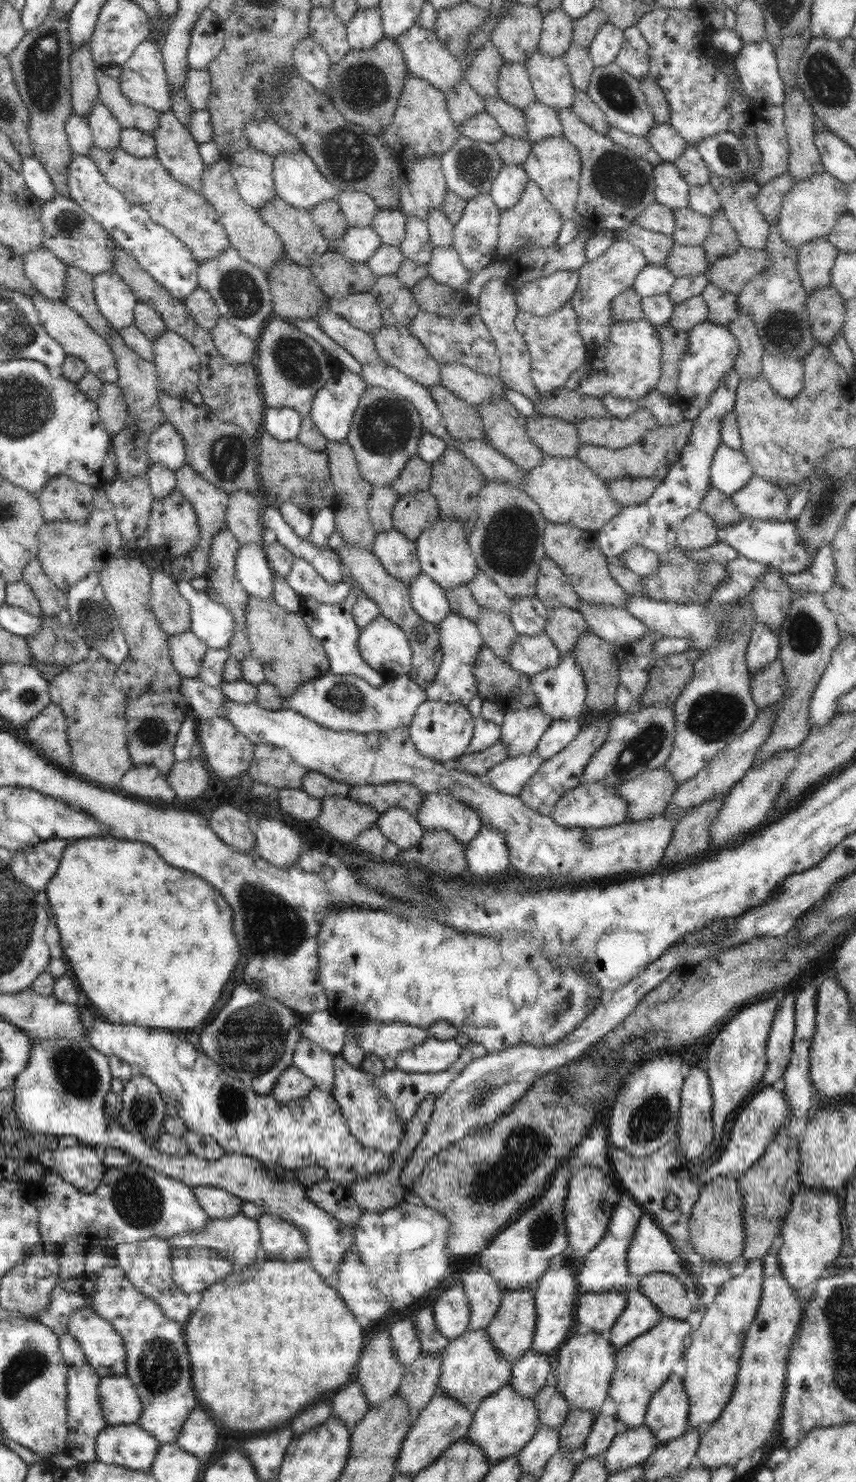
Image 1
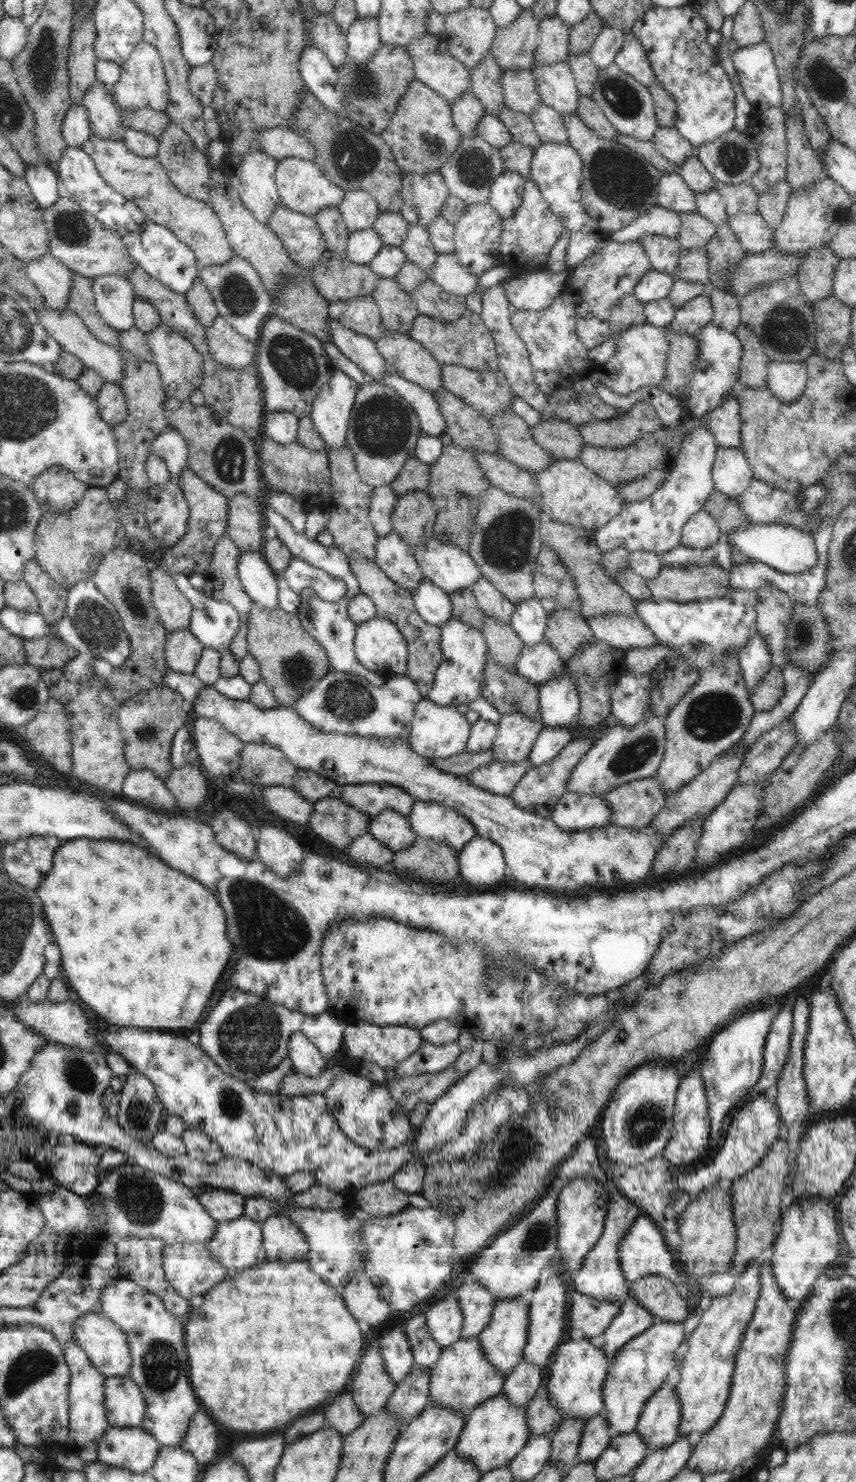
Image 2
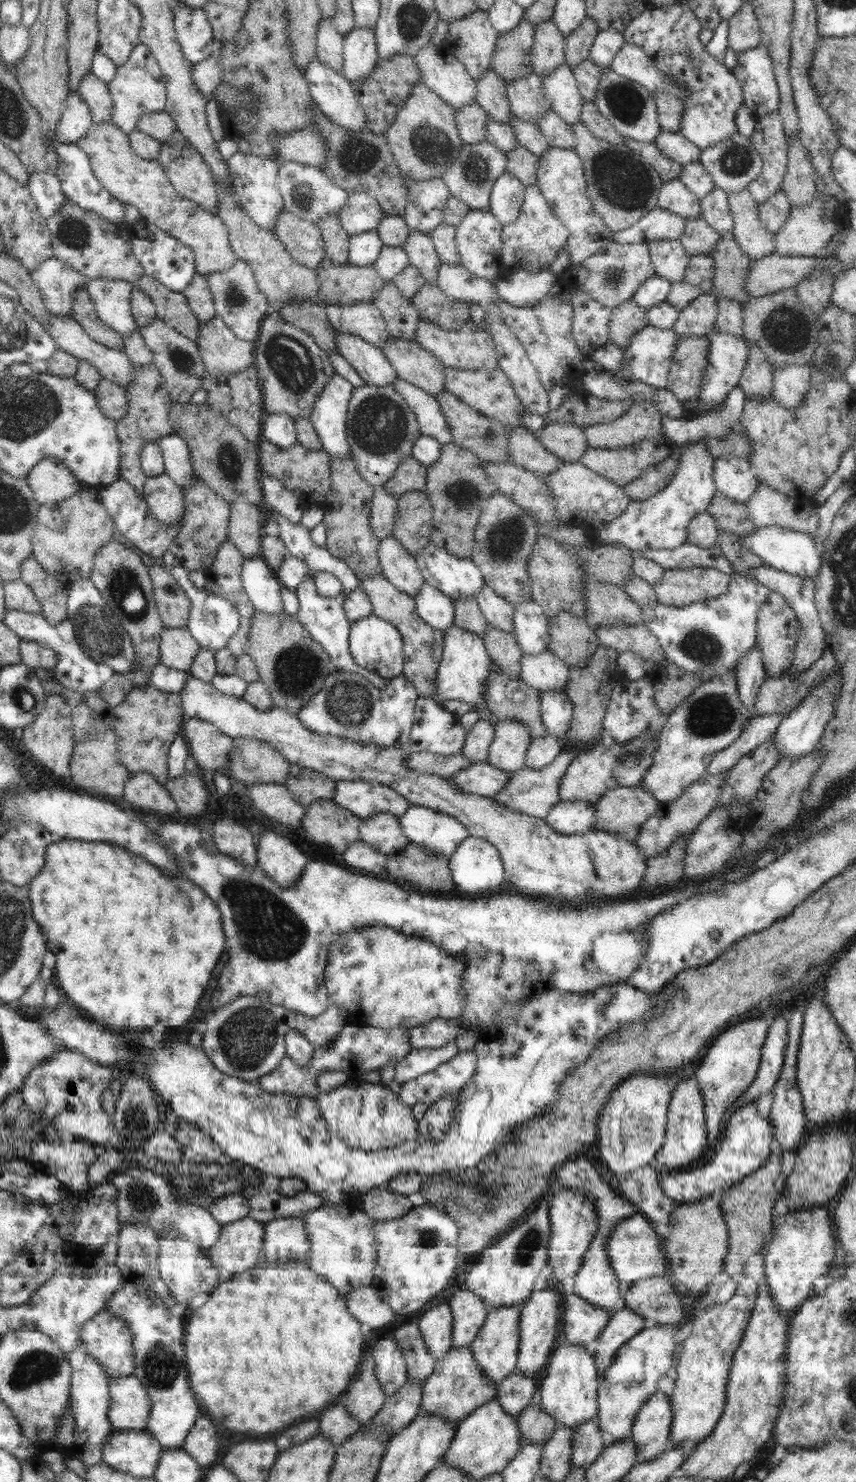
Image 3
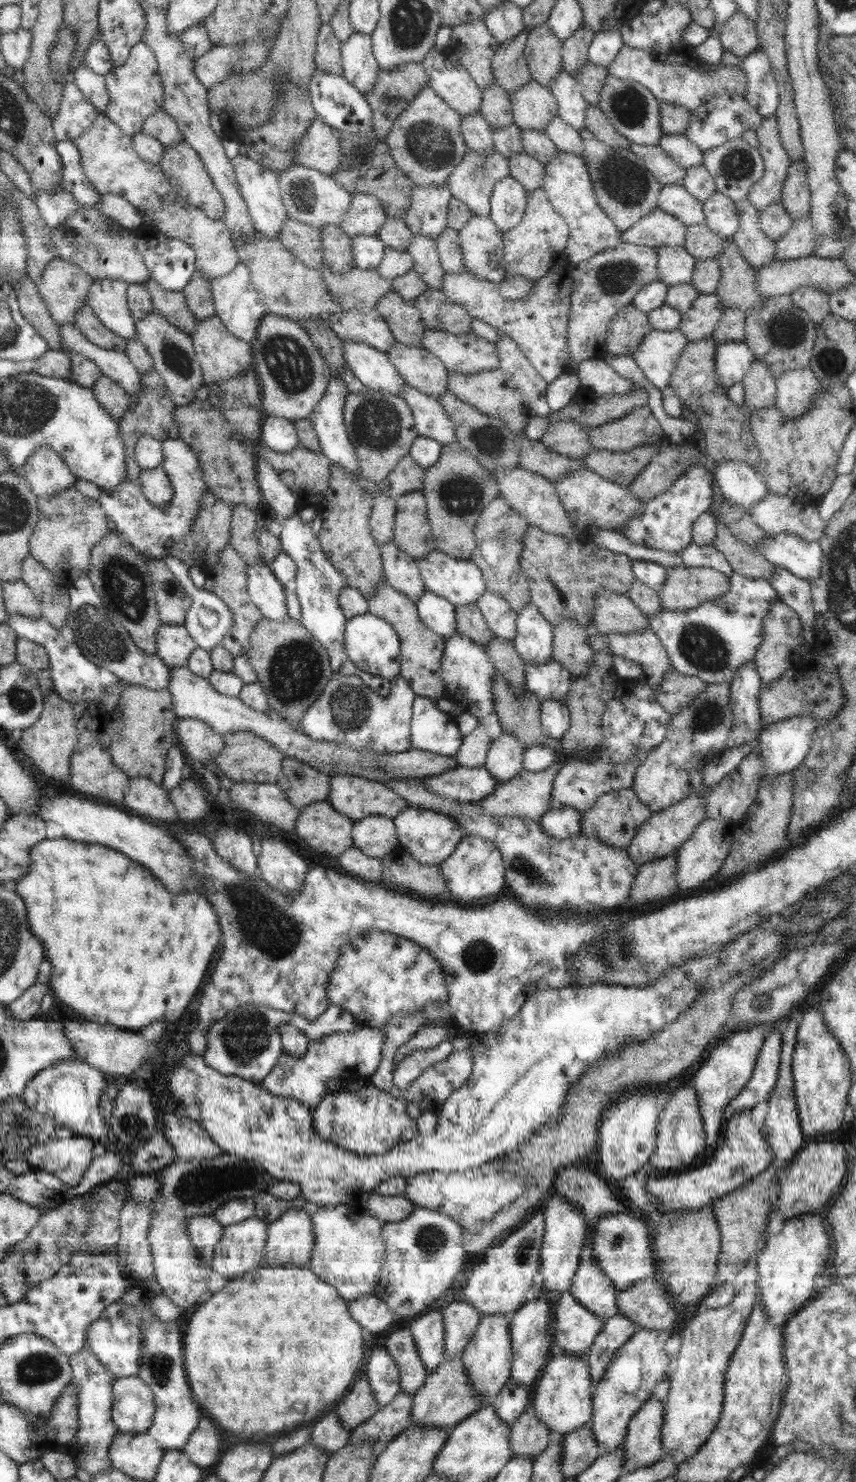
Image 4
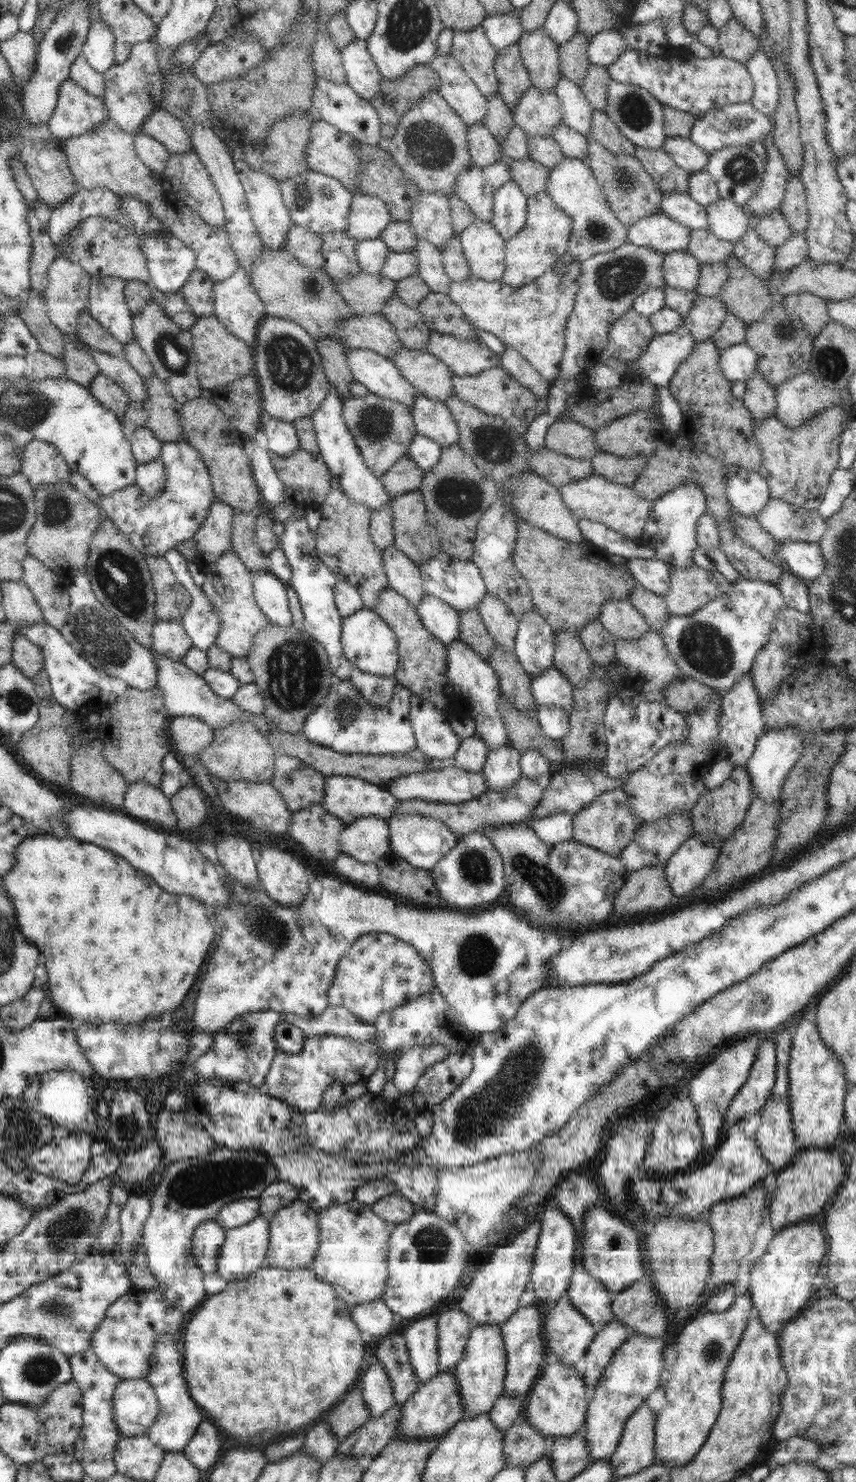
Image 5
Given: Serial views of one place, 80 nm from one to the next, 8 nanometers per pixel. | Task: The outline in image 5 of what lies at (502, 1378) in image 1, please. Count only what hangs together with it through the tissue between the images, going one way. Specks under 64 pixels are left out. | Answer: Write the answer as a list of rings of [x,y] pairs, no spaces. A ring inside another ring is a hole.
[[[453,1371],[442,1372],[434,1375],[428,1382],[420,1385],[401,1406],[401,1416],[398,1425],[398,1437],[411,1440],[424,1440],[443,1436],[459,1420],[466,1418],[463,1402],[459,1390],[457,1390]]]

